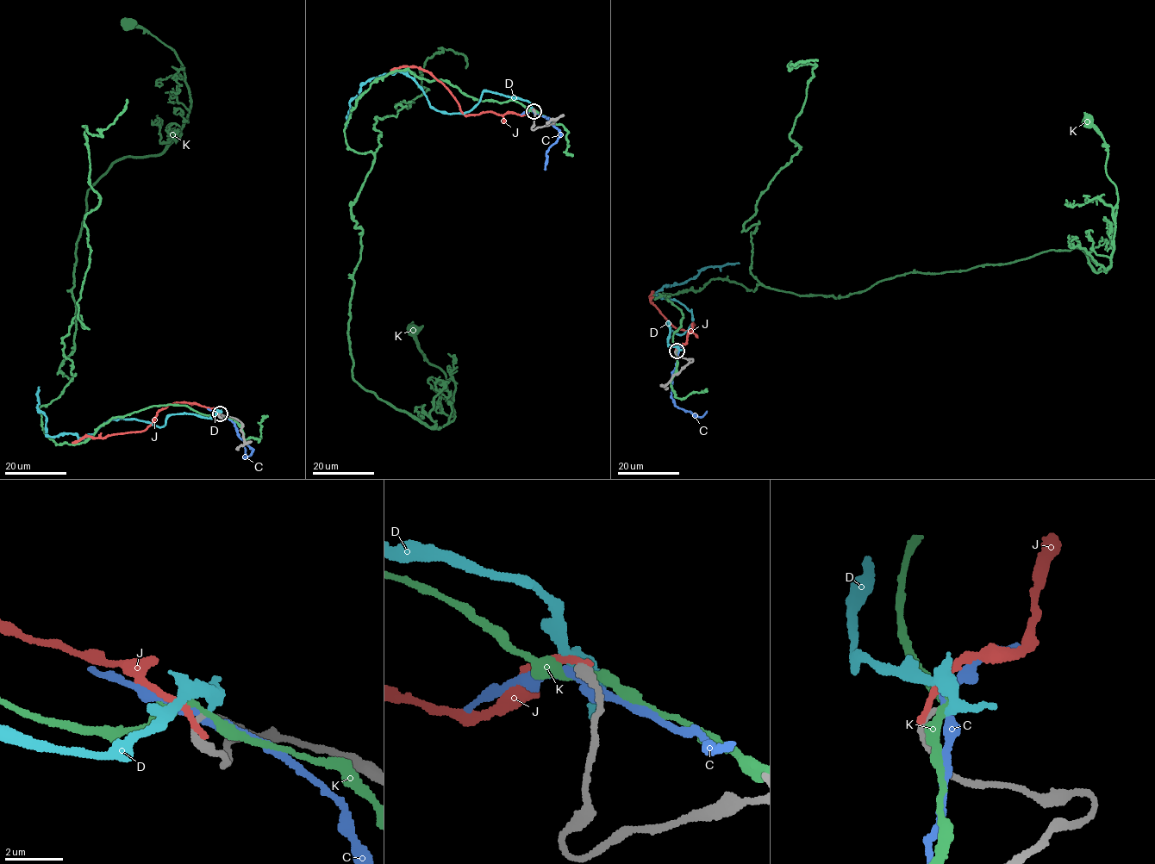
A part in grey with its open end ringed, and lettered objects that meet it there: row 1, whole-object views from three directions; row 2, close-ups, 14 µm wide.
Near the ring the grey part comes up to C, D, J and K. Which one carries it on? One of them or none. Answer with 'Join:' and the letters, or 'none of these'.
Join: D

